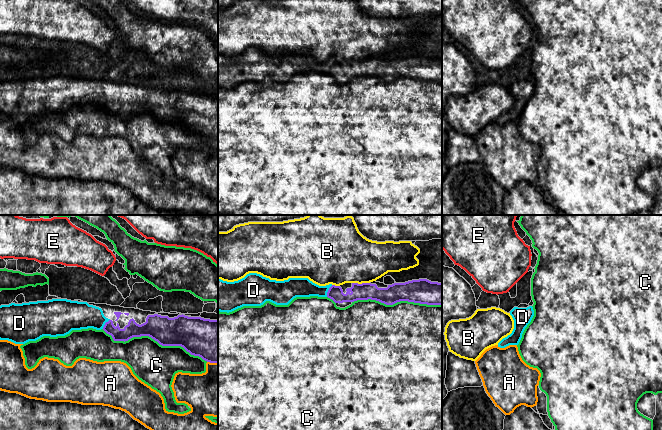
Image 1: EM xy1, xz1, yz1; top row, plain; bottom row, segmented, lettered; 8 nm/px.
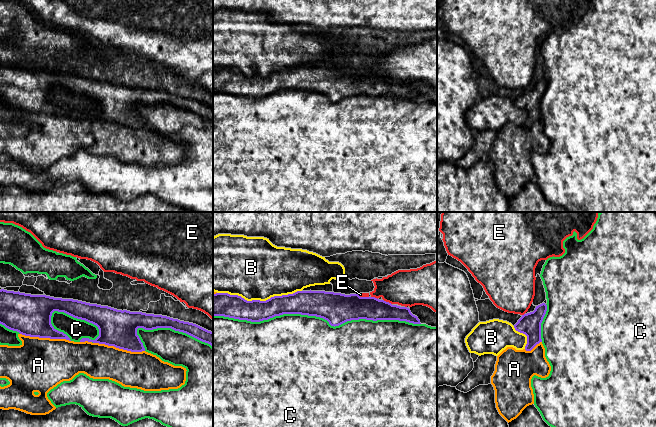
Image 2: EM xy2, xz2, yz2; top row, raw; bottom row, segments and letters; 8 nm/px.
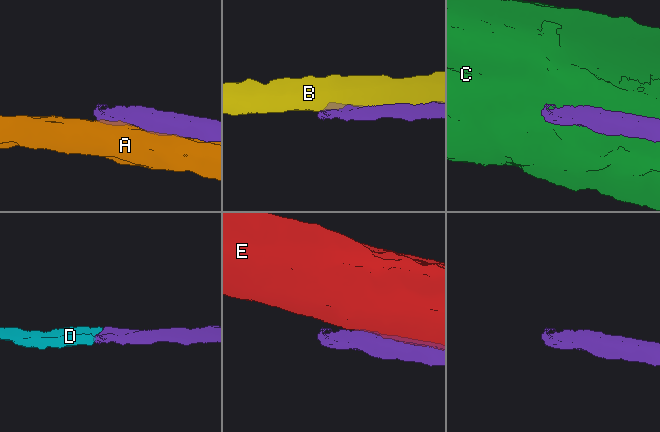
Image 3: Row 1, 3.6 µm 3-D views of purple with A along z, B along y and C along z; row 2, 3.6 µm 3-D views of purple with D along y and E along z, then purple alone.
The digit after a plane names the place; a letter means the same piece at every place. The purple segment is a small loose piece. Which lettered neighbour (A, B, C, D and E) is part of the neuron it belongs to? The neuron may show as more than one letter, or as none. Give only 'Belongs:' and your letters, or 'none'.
Belongs: D

